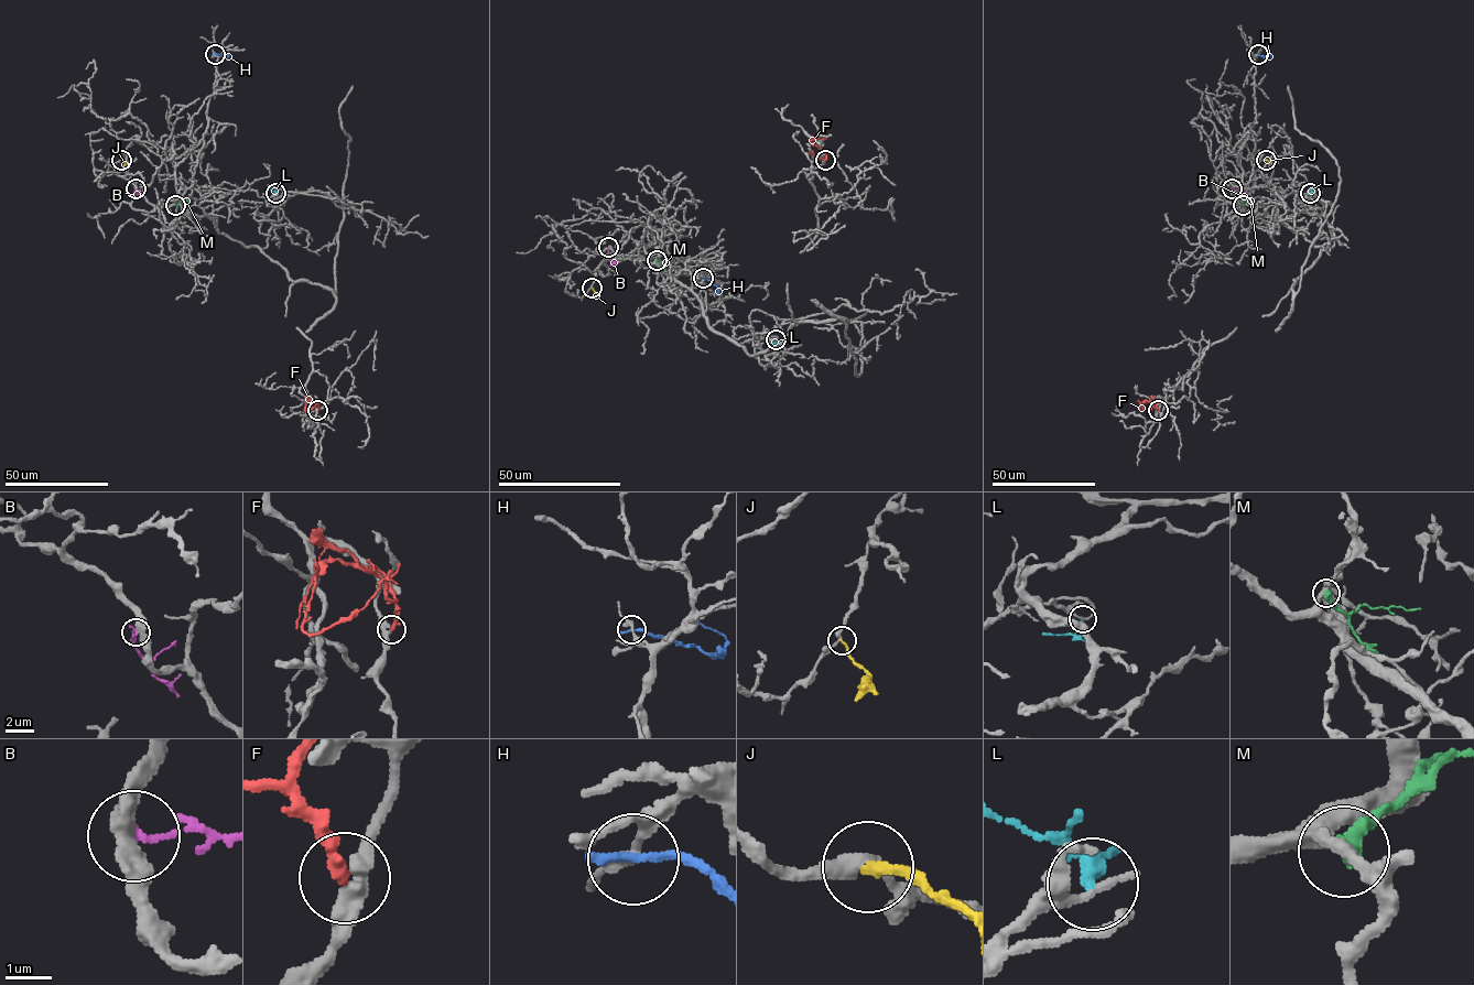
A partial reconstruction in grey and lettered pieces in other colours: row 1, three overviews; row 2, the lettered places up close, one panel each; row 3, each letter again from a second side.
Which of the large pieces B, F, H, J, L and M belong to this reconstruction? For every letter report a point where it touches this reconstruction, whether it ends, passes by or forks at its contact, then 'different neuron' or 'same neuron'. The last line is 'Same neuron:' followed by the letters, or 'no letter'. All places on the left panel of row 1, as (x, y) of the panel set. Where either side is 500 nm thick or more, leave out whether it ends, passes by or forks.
B: meets grey at (136, 188); it ends there; different neuron
F: meets grey at (317, 410); it ends there; different neuron
H: meets grey at (215, 54); it ends there; different neuron
J: meets grey at (121, 160); it ends there; different neuron
L: meets grey at (275, 193); it ends there; different neuron
M: meets grey at (175, 205); it ends there; different neuron
Same neuron: no letter

